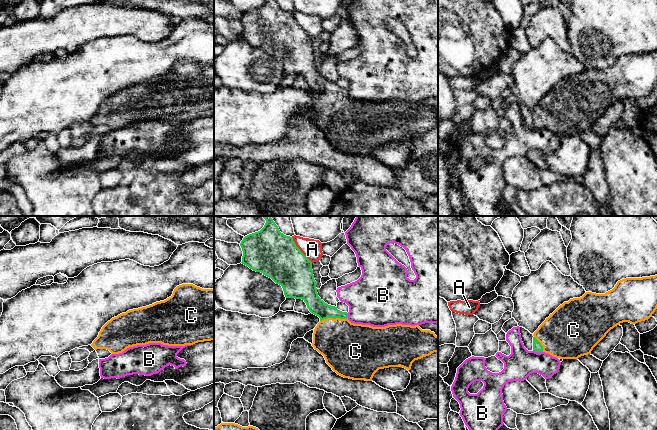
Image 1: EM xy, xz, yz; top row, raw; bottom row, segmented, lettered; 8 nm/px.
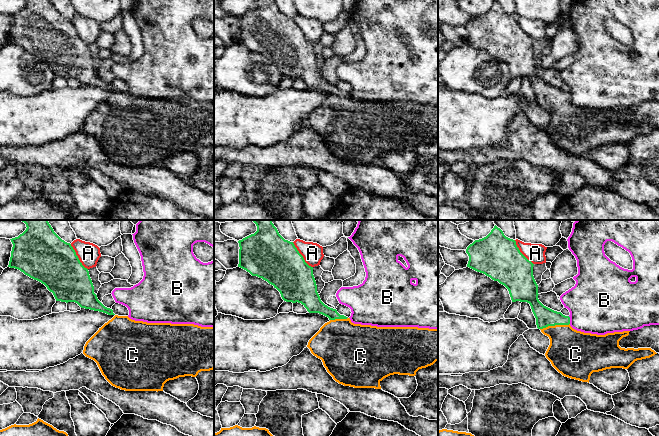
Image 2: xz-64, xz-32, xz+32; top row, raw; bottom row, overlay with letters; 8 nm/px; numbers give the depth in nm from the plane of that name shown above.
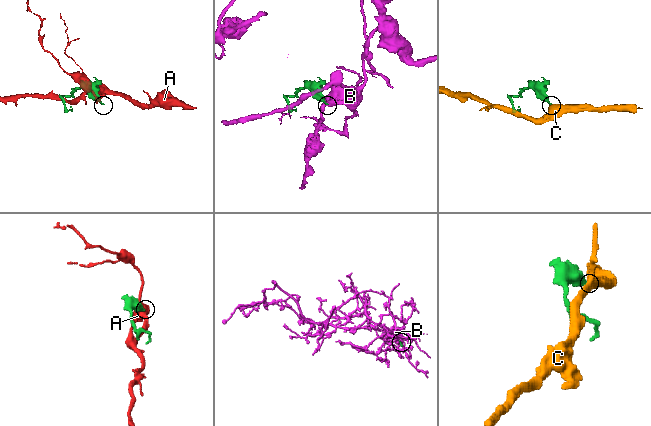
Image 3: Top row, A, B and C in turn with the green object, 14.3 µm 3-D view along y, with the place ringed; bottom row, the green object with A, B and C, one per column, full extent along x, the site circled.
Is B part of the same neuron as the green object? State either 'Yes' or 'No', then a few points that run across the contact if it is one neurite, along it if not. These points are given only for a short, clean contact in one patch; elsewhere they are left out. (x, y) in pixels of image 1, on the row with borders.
No. Line: yz (533, 350), (542, 352)

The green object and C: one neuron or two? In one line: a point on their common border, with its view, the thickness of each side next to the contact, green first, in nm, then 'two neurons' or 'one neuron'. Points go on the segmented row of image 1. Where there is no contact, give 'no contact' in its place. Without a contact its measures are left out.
meets green in xz at (333, 318); 140 nm thick on the green side, 380 nm on the other; one neuron

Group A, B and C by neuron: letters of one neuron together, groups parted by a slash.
A / B / C

